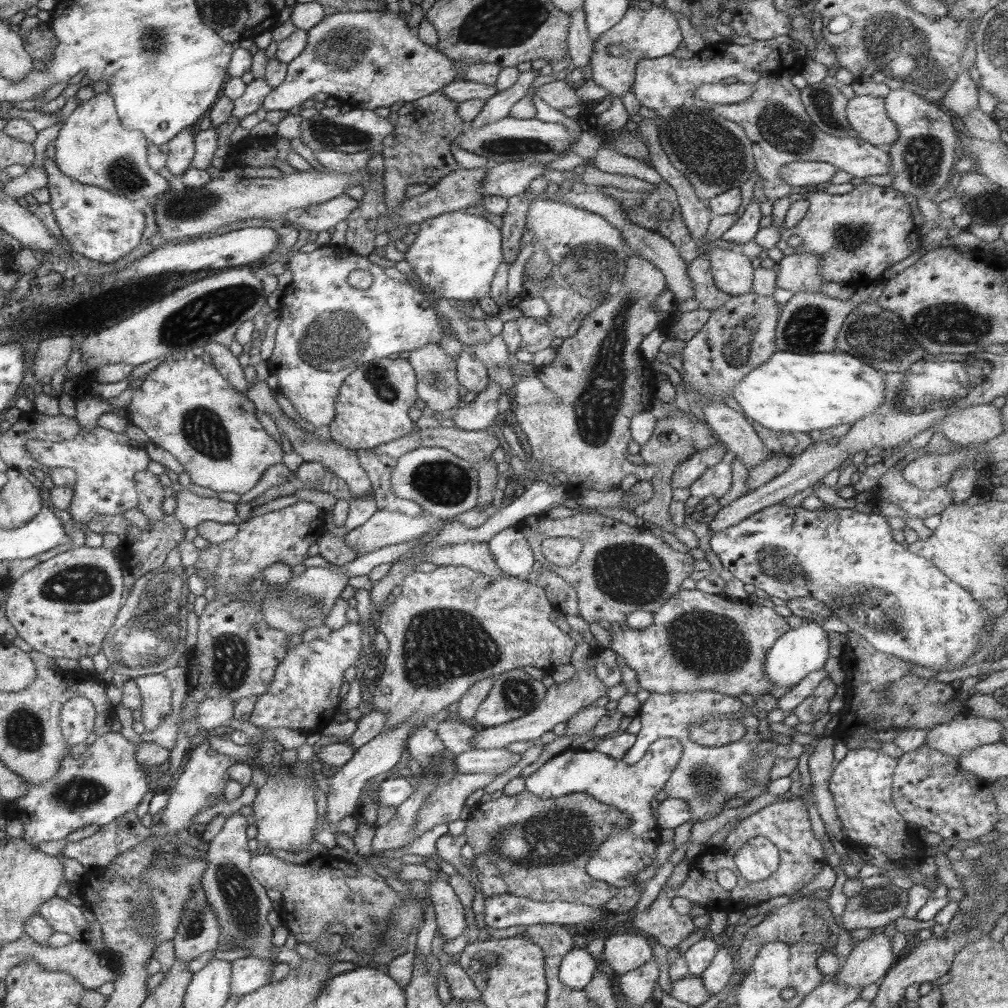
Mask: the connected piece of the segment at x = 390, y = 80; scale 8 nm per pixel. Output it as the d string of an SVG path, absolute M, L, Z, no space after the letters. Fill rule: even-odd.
M337 12L325 16L317 26L309 30L307 48L287 64L285 80L273 88L263 100L265 110L287 110L293 106L303 104L305 100L313 98L313 94L323 92L329 98L347 104L351 110L375 110L375 108L389 108L395 102L415 102L419 98L427 98L443 90L443 86L461 80L463 70L471 66L463 60L447 58L443 52L429 48L427 44L419 42L411 30L403 24L403 18L397 14L375 14L375 12Z

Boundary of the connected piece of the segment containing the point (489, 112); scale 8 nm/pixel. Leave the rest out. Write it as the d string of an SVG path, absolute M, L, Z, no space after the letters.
M525 70L519 74L517 82L513 86L509 86L507 90L499 90L495 96L491 96L485 106L479 110L479 114L471 120L473 126L485 126L491 122L497 122L501 118L509 116L509 110L515 106L515 102L519 102L523 96L527 96L529 86L533 84L533 80L537 78L537 70Z

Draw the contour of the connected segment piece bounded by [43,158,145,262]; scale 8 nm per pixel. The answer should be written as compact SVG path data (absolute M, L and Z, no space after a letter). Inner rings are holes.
M45 158L43 162L45 174L49 178L49 206L61 230L61 236L69 244L73 254L81 254L95 262L113 262L139 244L145 226L145 216L133 208L131 198L127 198L125 194L103 190L99 186L81 184L75 178L69 178L59 172L59 168L49 158Z

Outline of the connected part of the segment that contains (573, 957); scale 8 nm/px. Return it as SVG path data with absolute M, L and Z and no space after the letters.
M575 948L563 956L559 964L559 982L569 990L583 990L597 970L597 960L583 948Z

